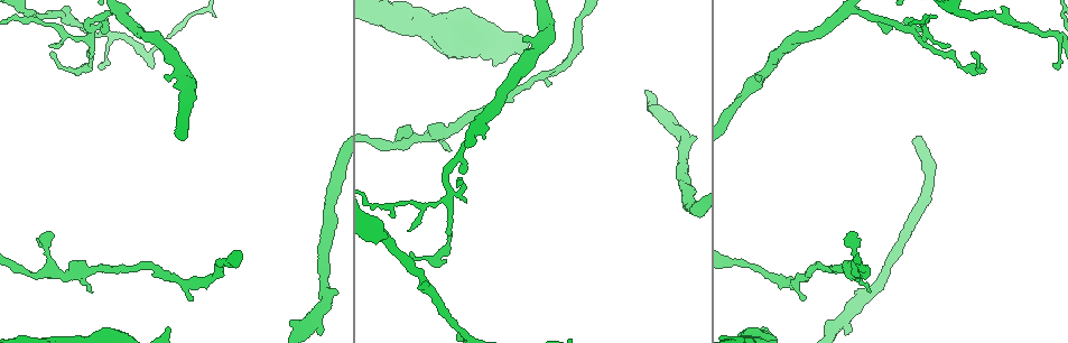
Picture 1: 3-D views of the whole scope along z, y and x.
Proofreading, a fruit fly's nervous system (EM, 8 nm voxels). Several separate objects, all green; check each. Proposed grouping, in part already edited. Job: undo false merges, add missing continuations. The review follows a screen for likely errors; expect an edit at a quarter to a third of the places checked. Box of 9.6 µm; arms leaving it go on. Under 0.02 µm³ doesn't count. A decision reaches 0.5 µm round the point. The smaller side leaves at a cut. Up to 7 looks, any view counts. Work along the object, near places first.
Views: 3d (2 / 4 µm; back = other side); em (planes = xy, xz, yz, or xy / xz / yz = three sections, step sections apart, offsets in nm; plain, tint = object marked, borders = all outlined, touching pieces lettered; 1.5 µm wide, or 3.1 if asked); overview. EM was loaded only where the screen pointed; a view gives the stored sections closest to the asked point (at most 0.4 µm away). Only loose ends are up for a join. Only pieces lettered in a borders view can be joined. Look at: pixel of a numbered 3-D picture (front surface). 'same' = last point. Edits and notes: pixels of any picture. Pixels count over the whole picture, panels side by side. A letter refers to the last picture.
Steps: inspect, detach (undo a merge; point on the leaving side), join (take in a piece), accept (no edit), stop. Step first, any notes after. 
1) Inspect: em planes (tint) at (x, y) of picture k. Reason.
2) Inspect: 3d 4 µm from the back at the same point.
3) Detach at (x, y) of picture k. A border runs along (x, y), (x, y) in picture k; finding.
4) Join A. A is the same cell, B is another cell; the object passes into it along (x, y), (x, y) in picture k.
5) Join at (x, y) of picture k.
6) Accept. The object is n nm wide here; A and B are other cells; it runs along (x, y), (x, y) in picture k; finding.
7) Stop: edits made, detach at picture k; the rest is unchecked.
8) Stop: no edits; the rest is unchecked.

Inspect: em xz step 8 (tint) at (98, 65) of picture 1. Branch stops here.

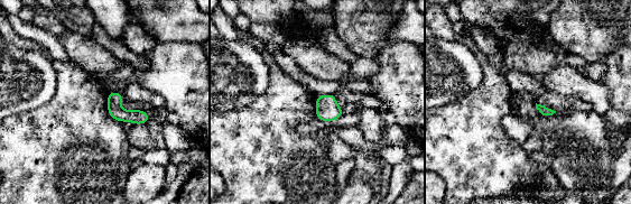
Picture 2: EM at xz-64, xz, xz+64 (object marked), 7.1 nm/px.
Inspect: em xz step 8 (borders) at the same point. See the neighbours.

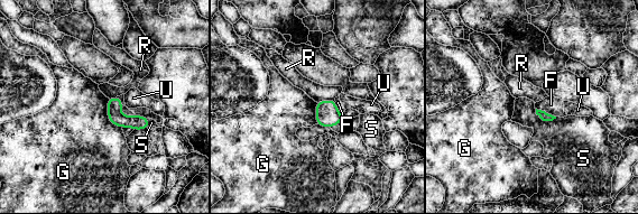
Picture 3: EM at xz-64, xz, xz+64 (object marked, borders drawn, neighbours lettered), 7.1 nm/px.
Accept. F, G, R, S and U are other cells; it runs along (110, 102), (123, 120), (146, 124) in picture 3; none of them fits.

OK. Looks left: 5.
Inspect: em planes (borders) at (89, 271) of picture 1. Calibre changes.

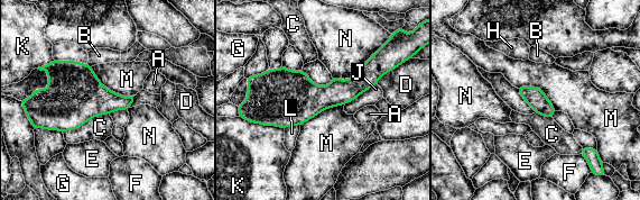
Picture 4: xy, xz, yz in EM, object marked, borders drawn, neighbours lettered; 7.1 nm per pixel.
Accept. A, B, C, D, E, F, G, H, J, K, L, M and N are other cells; a border runs along (91, 67), (105, 87), (133, 96) in picture 4; continuous, no second cell.

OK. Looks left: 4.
Inspect: 3d 4 µm at (759, 81) of picture 1. Free end.

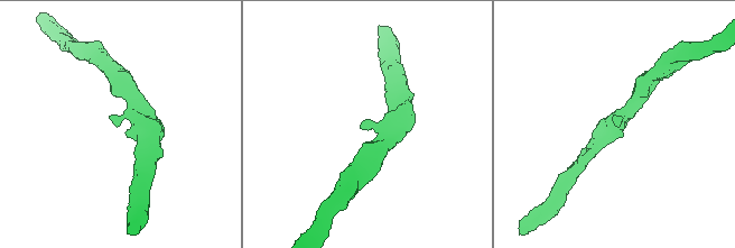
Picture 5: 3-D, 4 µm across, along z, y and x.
Inspect: em xy step 4 (tint) at (360, 128) of picture 5. Now the EM.

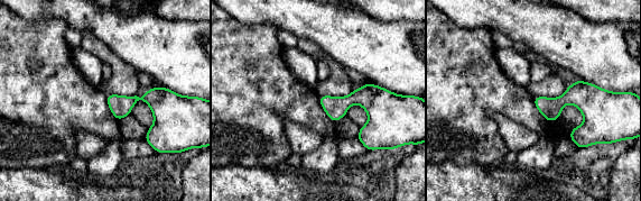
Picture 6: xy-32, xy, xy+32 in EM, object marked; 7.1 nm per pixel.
Inspect: em xy step 4 (borders) at the same point. See the neighbours.

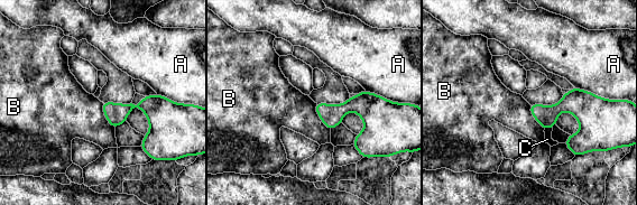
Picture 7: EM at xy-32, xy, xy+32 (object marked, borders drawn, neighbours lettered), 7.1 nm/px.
Accept. A, B and C are other cells; a border runs along (101, 102), (103, 114), (114, 129) in picture 7; no lettered piece goes on from it.

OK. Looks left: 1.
Stop: no edits; the rest is unchecked.

